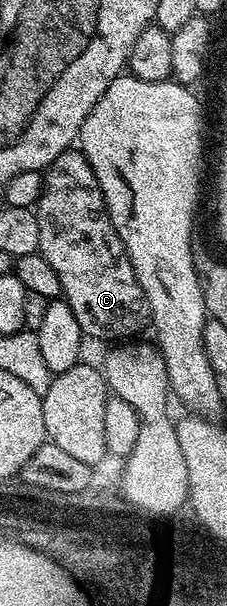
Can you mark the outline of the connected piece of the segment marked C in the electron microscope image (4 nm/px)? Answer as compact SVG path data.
M69 149L51 162L44 175L43 189L37 199L35 211L40 229L39 254L45 256L61 280L62 295L75 314L84 337L115 342L136 337L137 332L143 328L145 330L150 325L148 302L121 238L113 228L96 174L82 151Z

